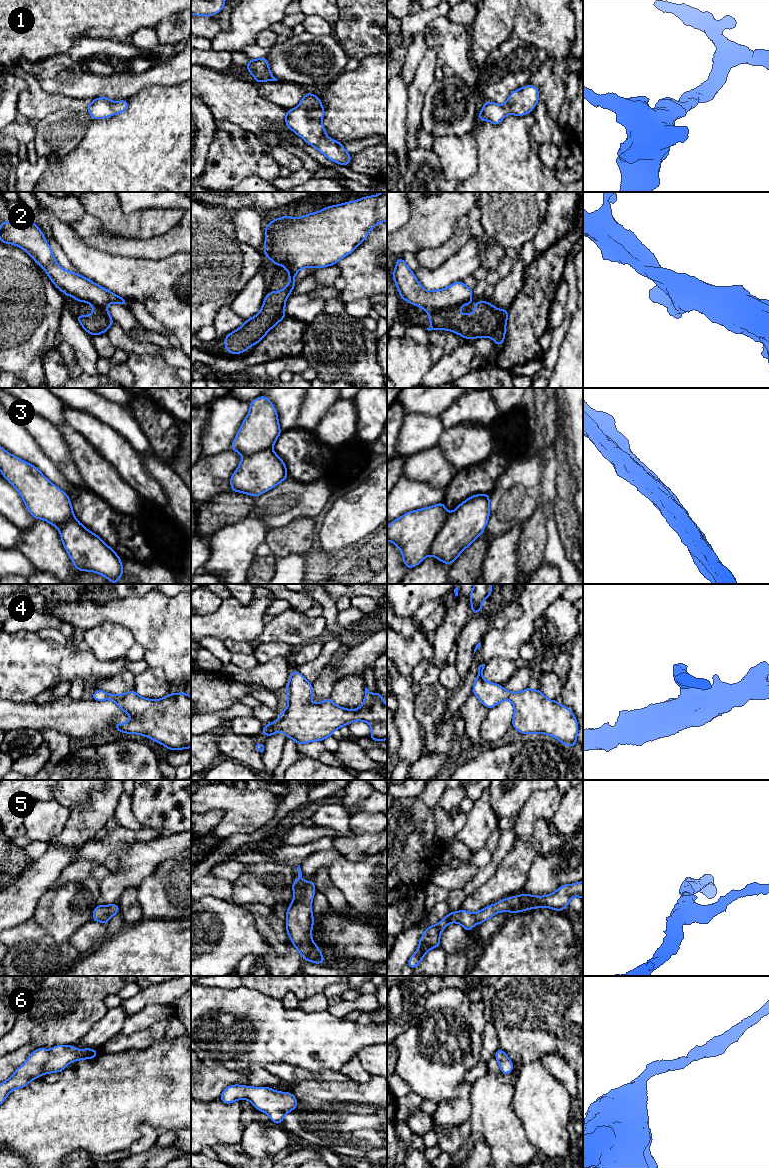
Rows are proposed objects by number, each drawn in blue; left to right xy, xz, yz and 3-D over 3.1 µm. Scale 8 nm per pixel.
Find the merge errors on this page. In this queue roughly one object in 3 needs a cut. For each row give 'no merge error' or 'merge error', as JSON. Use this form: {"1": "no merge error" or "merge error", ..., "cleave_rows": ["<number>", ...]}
{"1": "no merge error", "2": "merge error", "3": "merge error", "4": "no merge error", "5": "no merge error", "6": "no merge error", "cleave_rows": ["2", "3"]}

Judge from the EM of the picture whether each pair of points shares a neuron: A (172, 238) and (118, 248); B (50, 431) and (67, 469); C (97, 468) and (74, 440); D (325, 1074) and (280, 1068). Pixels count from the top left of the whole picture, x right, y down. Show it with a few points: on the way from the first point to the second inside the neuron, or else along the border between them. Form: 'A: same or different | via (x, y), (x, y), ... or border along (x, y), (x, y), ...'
A: same | via (159, 247), (131, 247)
B: same | via (50, 440), (63, 460)
C: same | via (91, 461), (79, 447)
D: same | via (314, 1075), (291, 1073)

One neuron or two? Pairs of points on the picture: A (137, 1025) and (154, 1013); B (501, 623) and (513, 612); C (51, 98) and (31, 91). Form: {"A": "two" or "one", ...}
{"A": "one", "B": "one", "C": "one"}

